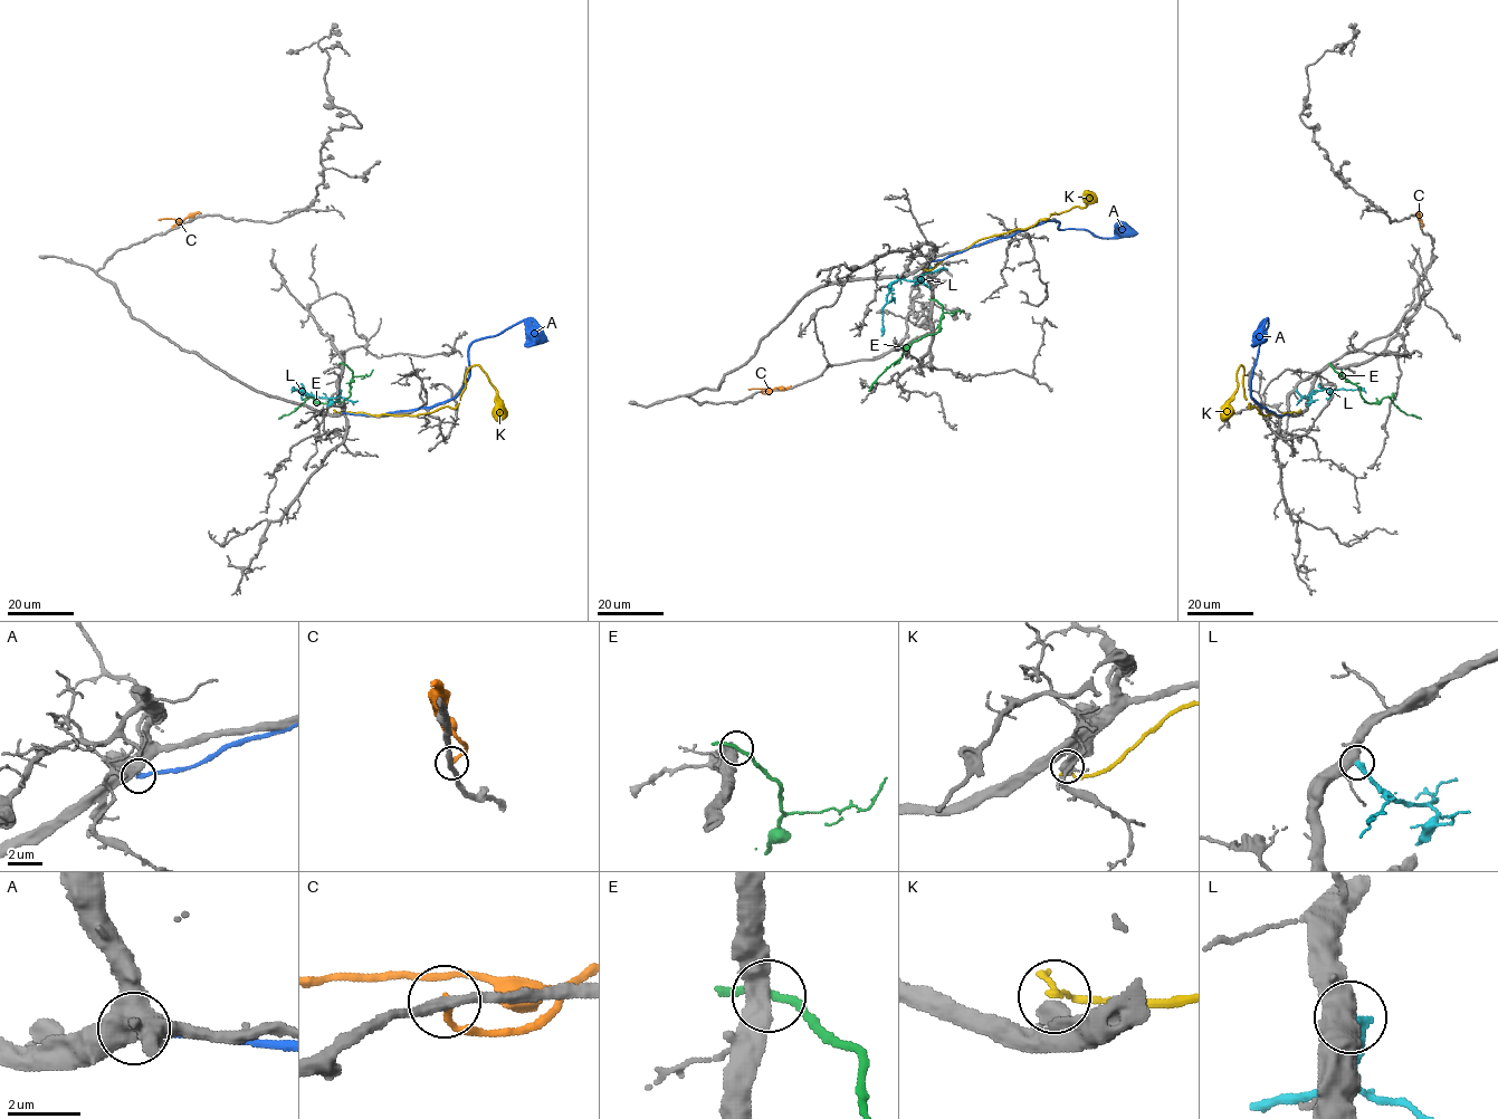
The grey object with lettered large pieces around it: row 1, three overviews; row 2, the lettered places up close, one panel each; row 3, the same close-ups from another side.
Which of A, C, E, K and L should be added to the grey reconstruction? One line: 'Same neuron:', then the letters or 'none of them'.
Same neuron: L

